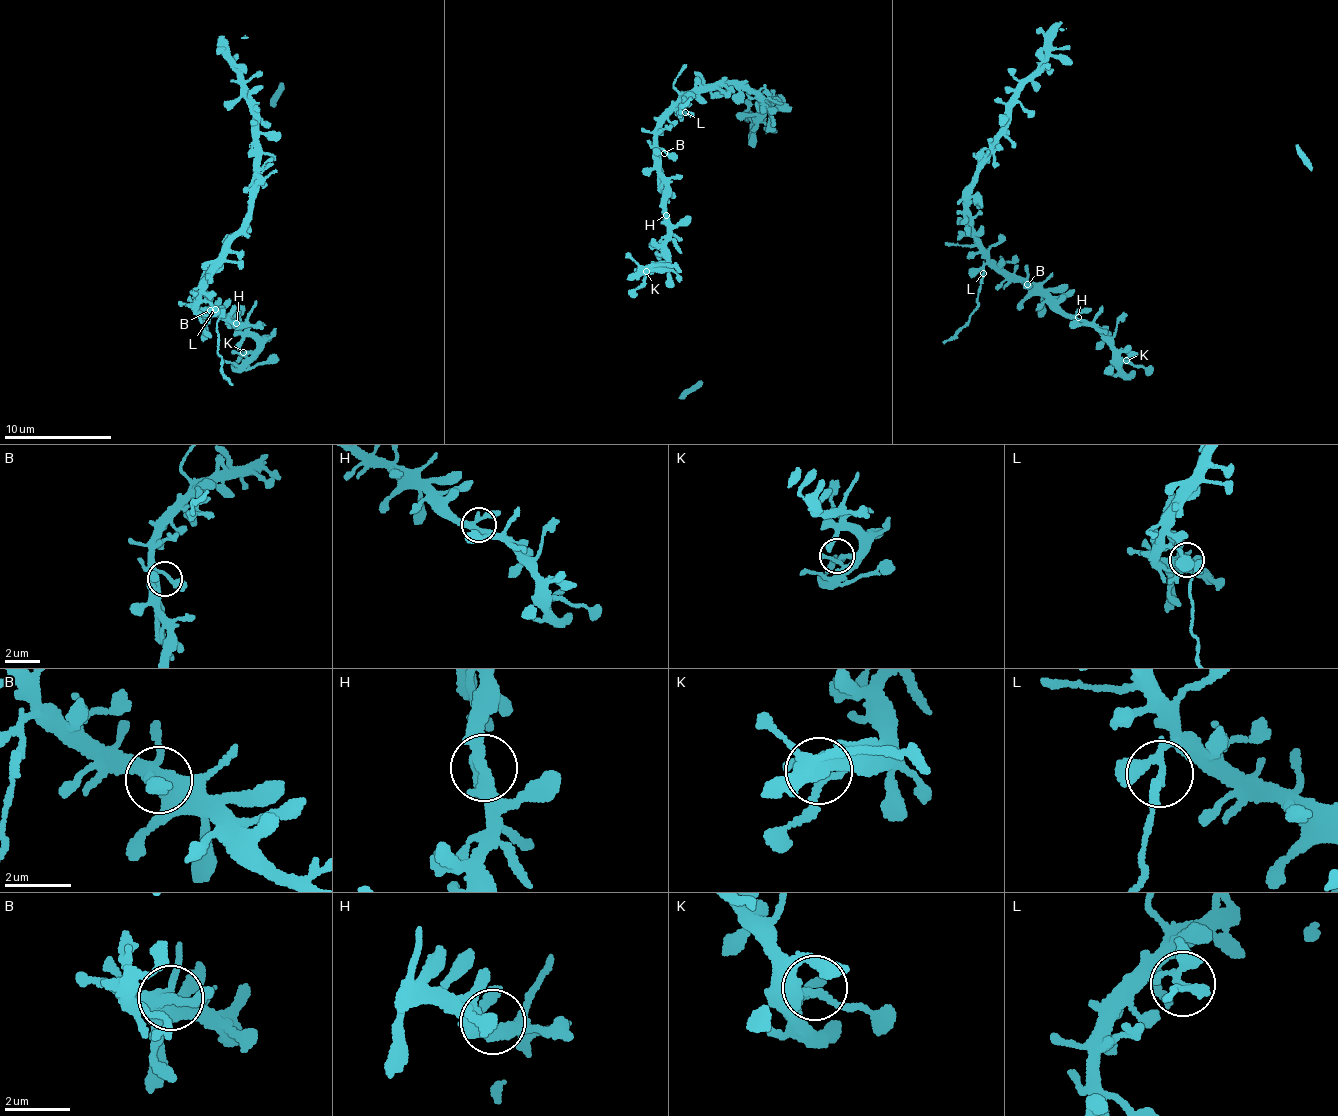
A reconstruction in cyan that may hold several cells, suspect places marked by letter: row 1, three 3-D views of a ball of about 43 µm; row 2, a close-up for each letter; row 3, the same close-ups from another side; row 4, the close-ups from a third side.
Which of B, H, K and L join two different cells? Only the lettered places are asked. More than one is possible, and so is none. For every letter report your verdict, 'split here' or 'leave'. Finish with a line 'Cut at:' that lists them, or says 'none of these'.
B: leave
H: leave
K: leave
L: split here
Cut at: L

